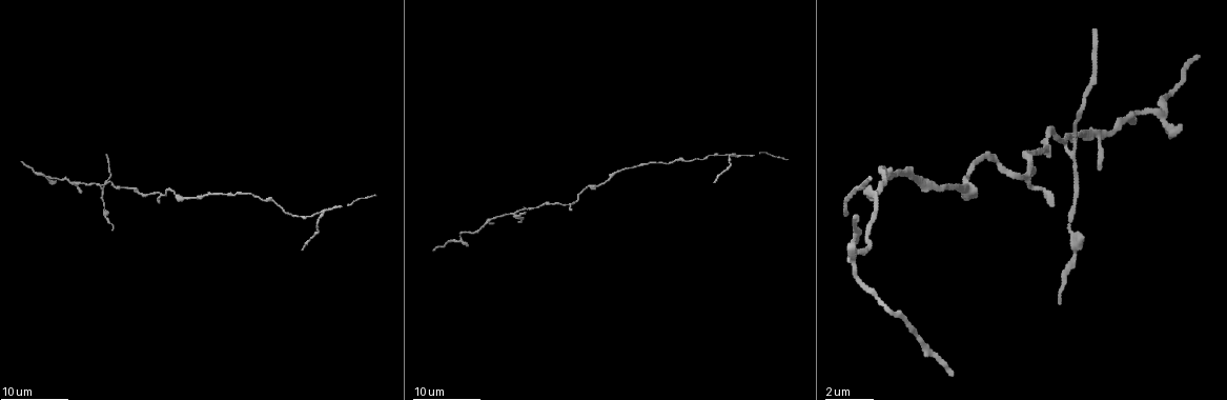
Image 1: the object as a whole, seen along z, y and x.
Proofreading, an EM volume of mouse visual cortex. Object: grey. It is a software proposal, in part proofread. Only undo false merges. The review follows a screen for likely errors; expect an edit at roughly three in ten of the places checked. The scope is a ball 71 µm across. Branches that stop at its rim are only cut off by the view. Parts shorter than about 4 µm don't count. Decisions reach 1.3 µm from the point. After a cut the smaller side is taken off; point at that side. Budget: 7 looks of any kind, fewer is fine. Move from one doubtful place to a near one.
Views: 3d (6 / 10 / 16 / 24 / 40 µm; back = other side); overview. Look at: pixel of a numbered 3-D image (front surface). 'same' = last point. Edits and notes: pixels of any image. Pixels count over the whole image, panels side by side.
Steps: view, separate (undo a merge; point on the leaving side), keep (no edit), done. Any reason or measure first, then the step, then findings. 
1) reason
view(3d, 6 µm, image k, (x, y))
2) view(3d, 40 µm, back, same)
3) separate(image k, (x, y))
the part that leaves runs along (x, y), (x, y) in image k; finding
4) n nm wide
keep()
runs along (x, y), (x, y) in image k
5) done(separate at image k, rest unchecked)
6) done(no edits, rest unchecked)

four arms meet
view(3d, 16 µm, image 1, (511, 215))

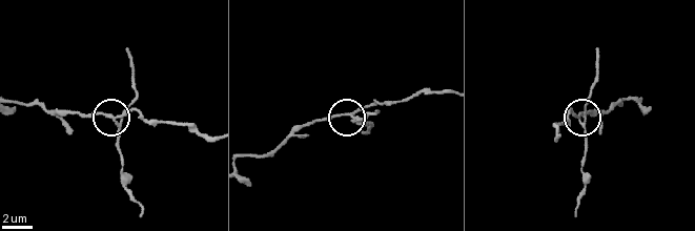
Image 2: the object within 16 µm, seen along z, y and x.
view(3d, 10 µm, image 2, (116, 119))

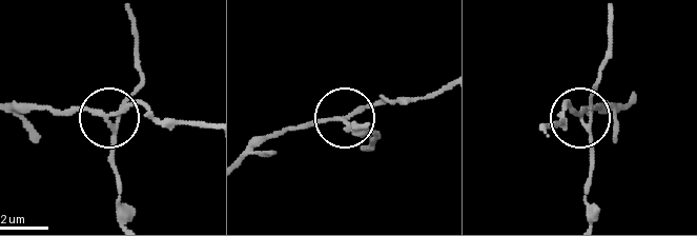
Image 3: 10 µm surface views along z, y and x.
4 arms
separate(image 3, (114, 152))
a second neuron is stuck on

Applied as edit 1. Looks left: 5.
calibre changes
view(3d, 24 µm, image 1, (1015, 176))

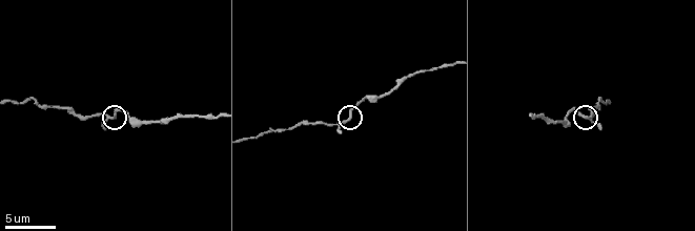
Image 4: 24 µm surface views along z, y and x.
view(3d, 6 µm, image 4, (115, 115))

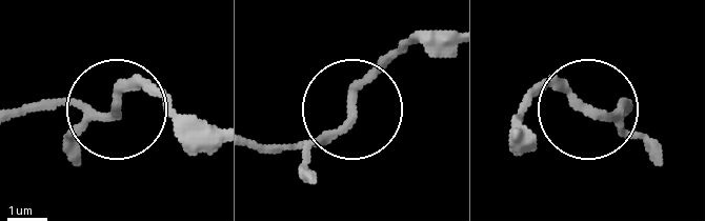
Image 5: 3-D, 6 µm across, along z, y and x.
3 arms
keep()
runs along (448, 28), (398, 48), (337, 125), (270, 149) in image 5; all the same neuron

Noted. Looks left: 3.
calibre changes
view(3d, 10 µm, image 4, (433, 67))

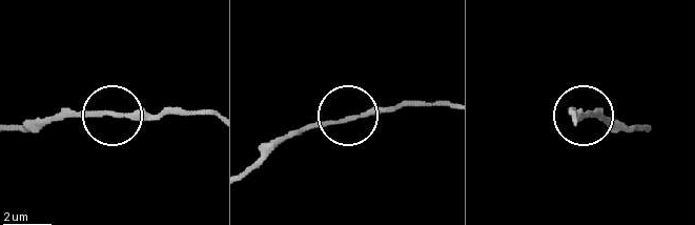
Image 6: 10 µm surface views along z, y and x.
180 nm wide
keep()
all the same neuron

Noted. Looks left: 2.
branch point
view(3d, 24 µm, image 1, (319, 218))

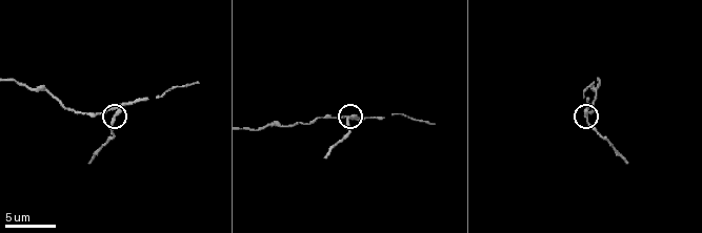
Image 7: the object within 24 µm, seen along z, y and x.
closer look
view(3d, 6 µm, image 7, (116, 116))

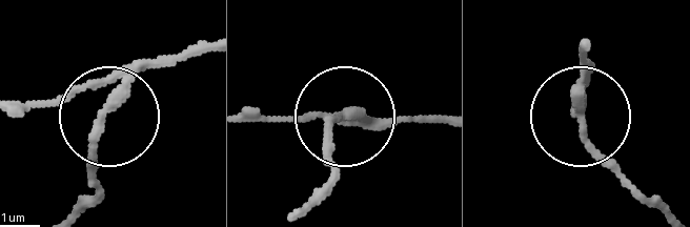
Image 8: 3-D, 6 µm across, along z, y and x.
separate(image 8, (99, 136))
the part that leaves runs along (126, 86), (96, 153), (93, 193), (76, 213) in image 8; a second neuron is stuck on

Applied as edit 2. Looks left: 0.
done(separate at image 3, separate at image 8, rest unchecked)

